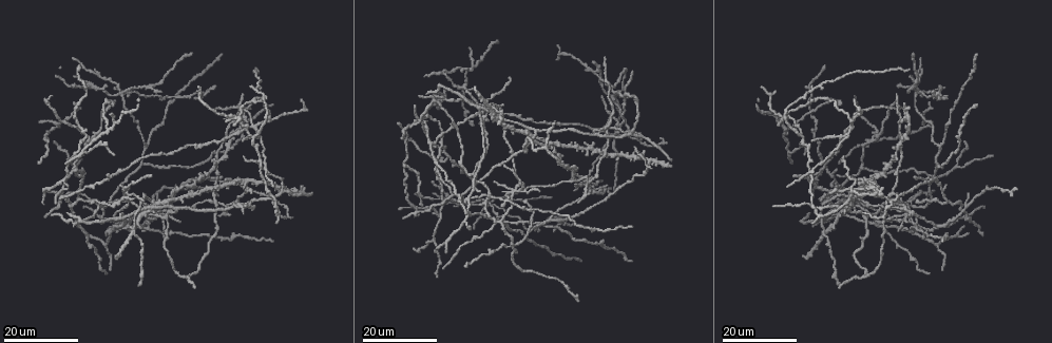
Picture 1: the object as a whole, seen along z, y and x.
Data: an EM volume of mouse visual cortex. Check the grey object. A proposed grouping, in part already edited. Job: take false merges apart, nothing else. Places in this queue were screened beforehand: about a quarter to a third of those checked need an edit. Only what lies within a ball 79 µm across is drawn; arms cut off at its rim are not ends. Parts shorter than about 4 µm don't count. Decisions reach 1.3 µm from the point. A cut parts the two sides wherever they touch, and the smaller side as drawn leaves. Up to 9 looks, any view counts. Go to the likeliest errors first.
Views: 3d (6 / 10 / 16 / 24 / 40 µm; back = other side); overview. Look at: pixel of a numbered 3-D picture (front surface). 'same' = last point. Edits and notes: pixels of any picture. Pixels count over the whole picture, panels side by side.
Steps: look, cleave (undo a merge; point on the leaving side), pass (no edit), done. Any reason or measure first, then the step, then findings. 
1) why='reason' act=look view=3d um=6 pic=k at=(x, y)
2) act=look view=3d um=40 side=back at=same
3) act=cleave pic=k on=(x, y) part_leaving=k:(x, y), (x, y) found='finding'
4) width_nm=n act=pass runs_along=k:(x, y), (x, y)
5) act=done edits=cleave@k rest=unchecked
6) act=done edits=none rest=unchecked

why='four or more arms meet' act=look view=3d um=24 pic=1 at=(238, 203)

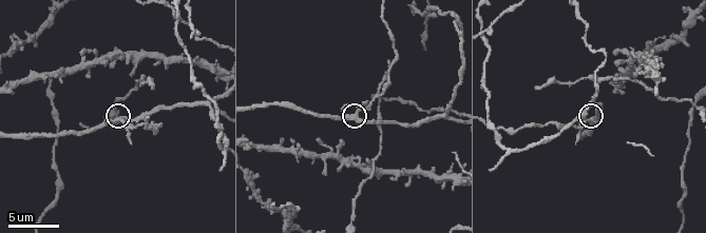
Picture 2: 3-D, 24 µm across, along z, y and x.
act=look view=3d um=6 pic=2 at=(355, 116)

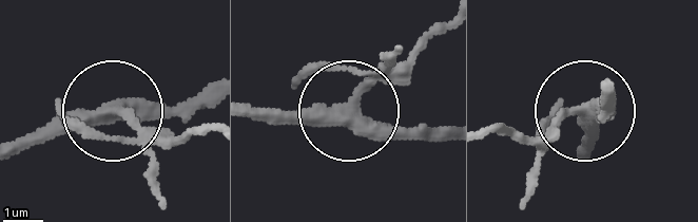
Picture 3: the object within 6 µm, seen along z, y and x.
width_nm=340 act=pass runs_along=3:(582, 154), (585, 121), (575, 110), (518, 141) found='continuous, no second neuron'

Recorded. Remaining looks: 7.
why='a fork' act=look view=3d um=16 pic=1 at=(62, 179)

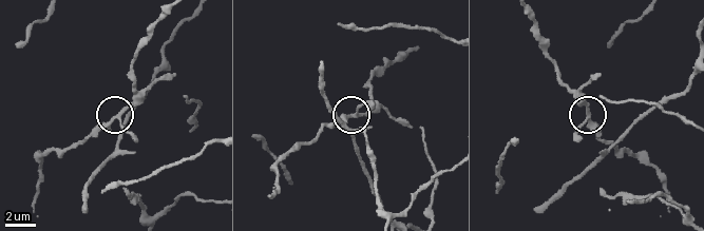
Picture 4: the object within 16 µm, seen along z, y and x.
act=look view=3d um=6 pic=4 at=(117, 117)

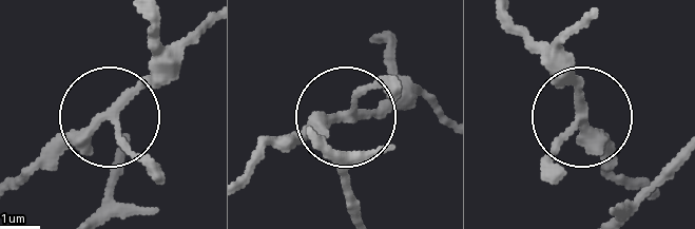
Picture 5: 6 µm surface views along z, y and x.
act=look view=3d um=6 side=back pic=5 at=(346, 116)

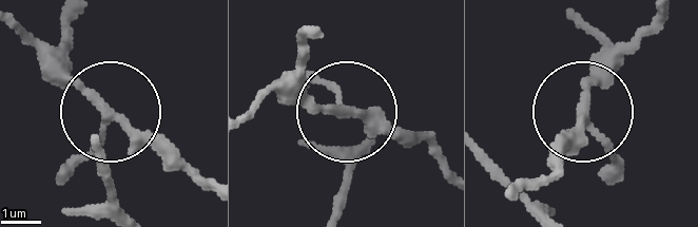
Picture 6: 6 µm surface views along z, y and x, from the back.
arms=3 act=pass found='all the same neuron'

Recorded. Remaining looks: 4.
why='branch point' act=look view=3d um=24 pic=1 at=(940, 147)

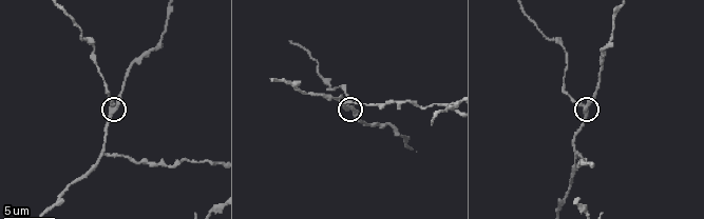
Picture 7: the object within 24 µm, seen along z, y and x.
act=look view=3d um=10 pic=7 at=(351, 107)

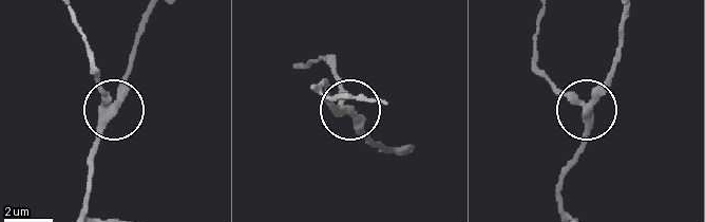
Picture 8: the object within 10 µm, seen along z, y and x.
act=pass runs_along=8:(564, 208), (564, 184), (588, 123), (590, 98), (615, 65) found='continuous, no second neuron'

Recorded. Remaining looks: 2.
why='a fork' act=look view=3d um=16 pic=1 at=(912, 206)

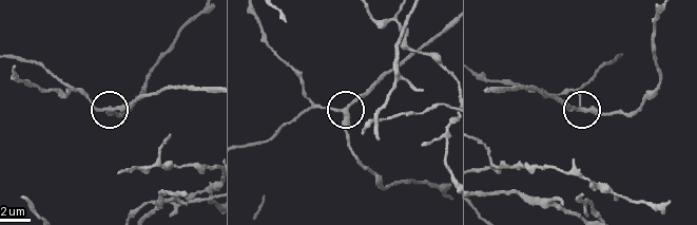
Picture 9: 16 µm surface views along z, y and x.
why='closer look' act=look view=3d um=10 pic=9 at=(343, 110)

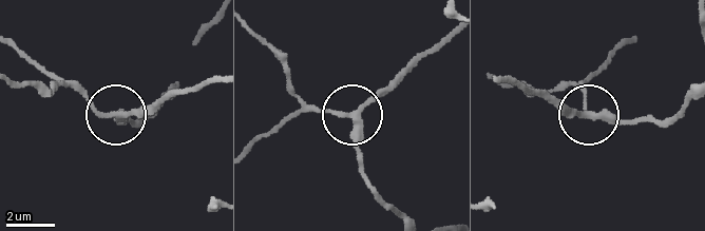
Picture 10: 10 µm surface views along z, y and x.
width_nm=270 act=pass runs_along=10:(494, 80), (509, 80), (589, 116), (583, 81) found='one neuron here'

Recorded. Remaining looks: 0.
act=done edits=none rest=unchecked

